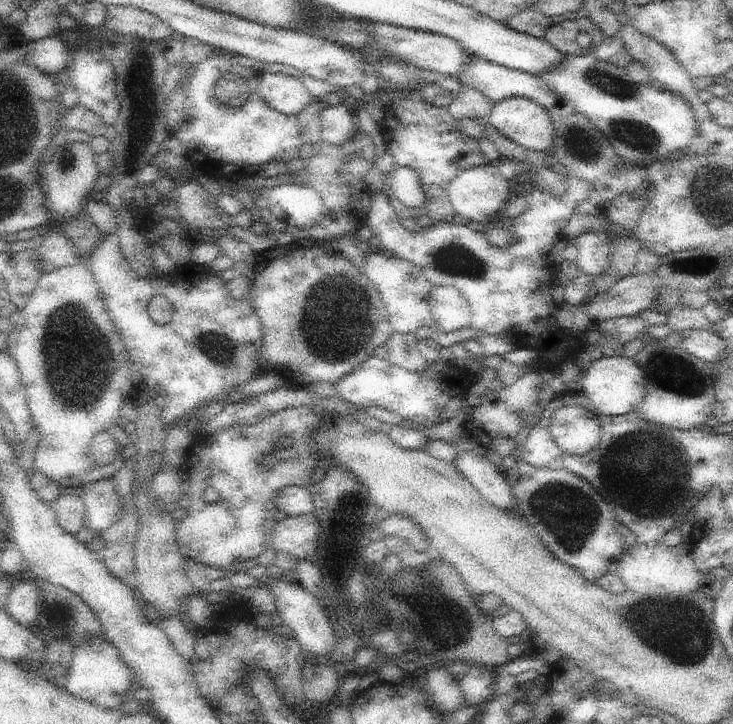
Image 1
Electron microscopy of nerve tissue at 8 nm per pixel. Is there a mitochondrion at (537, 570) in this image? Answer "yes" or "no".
no

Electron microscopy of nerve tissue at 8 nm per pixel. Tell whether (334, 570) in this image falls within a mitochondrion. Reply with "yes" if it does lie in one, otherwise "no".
yes

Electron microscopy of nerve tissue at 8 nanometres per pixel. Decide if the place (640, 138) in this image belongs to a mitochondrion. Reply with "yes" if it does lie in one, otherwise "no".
yes

